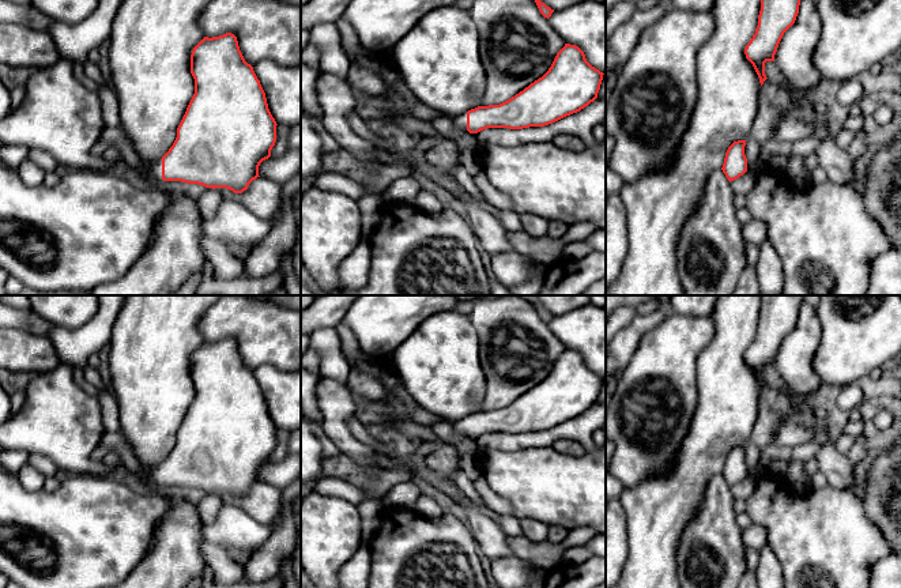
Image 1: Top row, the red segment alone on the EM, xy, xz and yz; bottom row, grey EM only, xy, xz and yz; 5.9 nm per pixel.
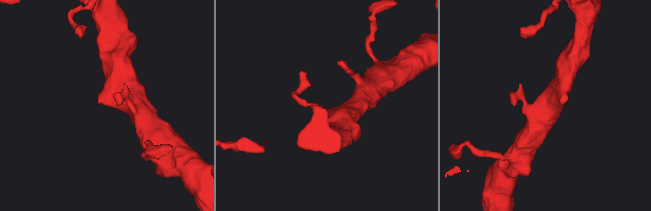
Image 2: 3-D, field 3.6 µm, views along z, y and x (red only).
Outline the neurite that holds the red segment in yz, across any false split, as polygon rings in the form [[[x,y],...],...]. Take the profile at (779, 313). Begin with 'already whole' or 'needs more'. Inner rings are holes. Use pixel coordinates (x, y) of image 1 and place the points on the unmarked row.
already whole; [[[762,295],[755,339],[744,353],[761,391],[768,384],[765,368],[774,366],[784,338],[795,328],[804,295]]]

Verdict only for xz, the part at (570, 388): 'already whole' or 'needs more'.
needs more

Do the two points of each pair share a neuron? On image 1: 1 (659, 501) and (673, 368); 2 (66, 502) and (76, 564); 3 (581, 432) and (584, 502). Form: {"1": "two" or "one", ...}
{"1": "two", "2": "one", "3": "two"}

